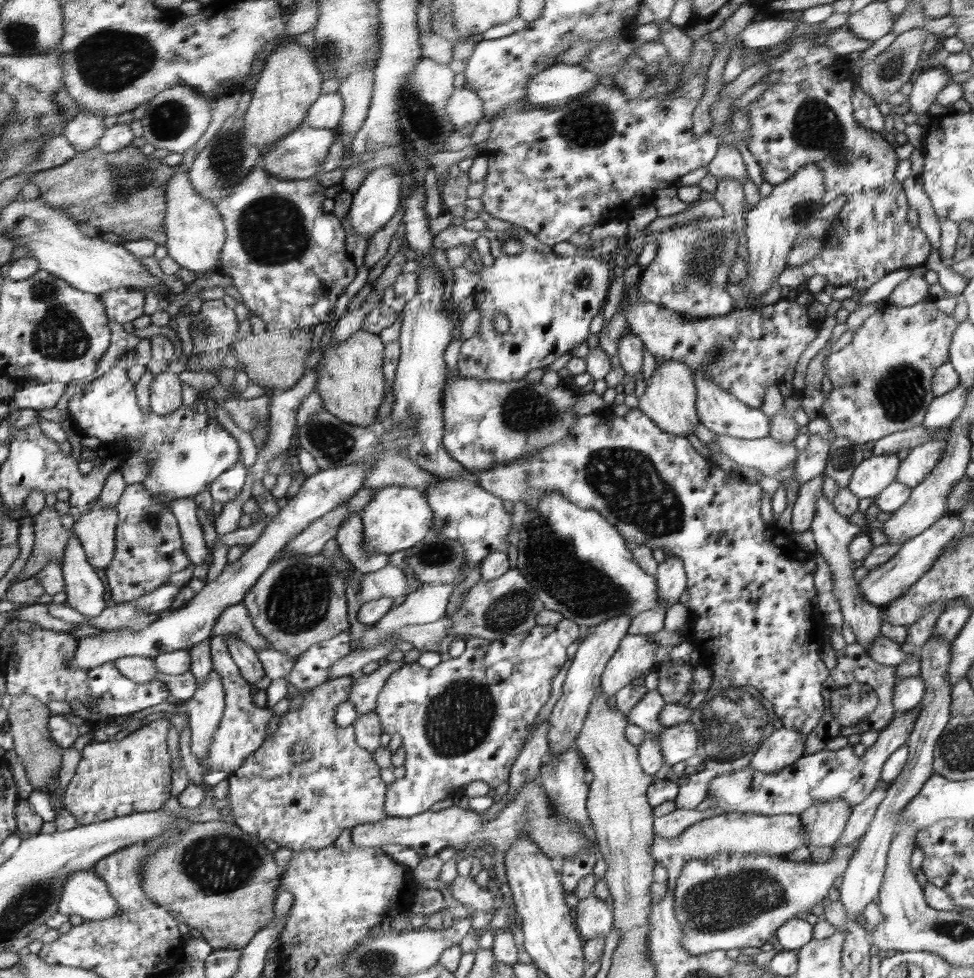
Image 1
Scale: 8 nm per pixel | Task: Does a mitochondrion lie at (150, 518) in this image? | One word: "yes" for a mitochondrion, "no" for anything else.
yes

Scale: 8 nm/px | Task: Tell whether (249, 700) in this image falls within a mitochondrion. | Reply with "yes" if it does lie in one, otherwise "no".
no

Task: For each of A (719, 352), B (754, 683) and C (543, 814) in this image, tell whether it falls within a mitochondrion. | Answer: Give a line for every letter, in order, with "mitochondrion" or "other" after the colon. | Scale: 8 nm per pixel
A: mitochondrion
B: mitochondrion
C: mitochondrion

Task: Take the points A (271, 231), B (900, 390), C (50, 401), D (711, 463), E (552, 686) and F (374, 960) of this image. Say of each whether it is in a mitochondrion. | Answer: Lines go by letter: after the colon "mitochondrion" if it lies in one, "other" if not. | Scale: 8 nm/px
A: mitochondrion
B: mitochondrion
C: other
D: other
E: other
F: mitochondrion

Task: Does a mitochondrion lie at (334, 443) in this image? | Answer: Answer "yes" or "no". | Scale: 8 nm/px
yes

